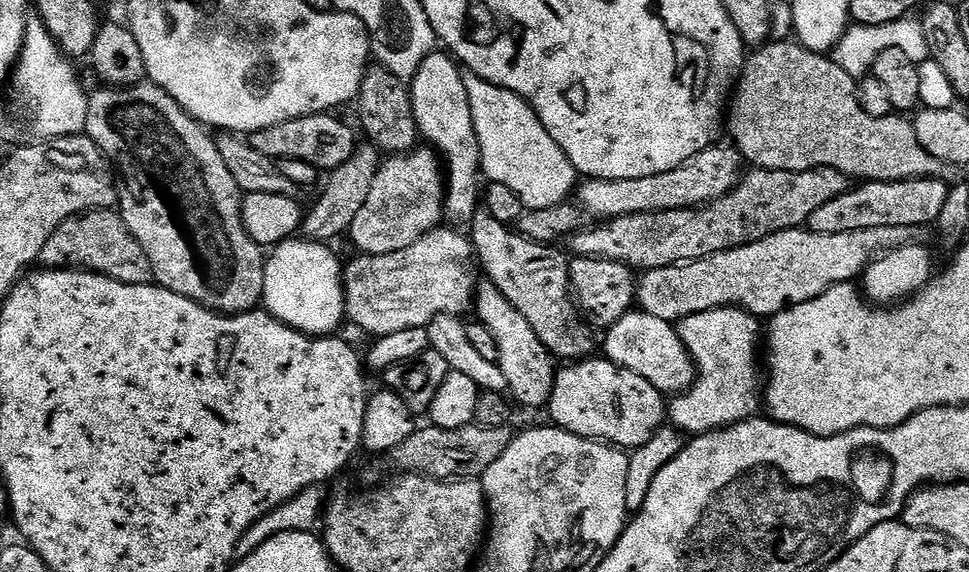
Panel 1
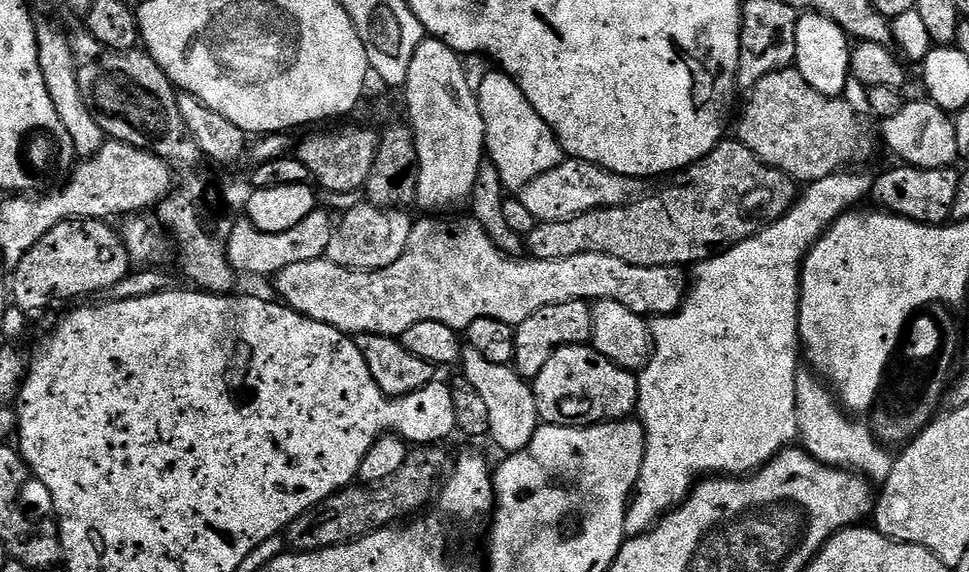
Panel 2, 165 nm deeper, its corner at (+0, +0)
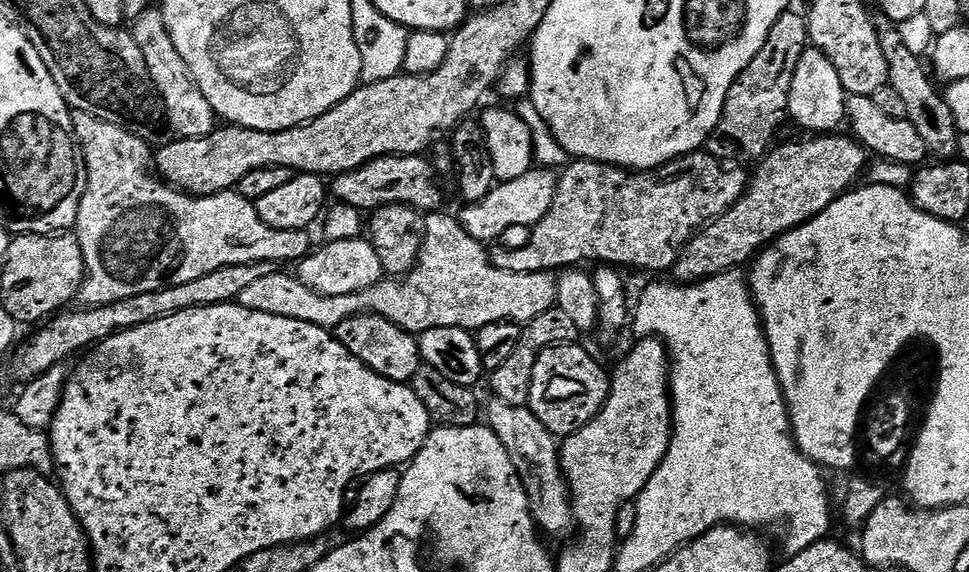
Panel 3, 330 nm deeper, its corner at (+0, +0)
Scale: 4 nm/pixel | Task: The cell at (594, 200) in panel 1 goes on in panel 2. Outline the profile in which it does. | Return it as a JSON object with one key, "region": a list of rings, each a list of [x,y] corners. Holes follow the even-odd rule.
{"region":[[[565,158],[558,166],[554,166],[554,170],[546,170],[546,174],[538,174],[534,182],[519,189],[518,198],[522,206],[526,206],[526,210],[530,210],[530,214],[534,214],[534,218],[539,223],[549,224],[593,212],[595,208],[613,208],[631,204],[632,201],[639,200],[645,195],[644,184],[643,179],[634,176],[614,174],[585,160]]]}

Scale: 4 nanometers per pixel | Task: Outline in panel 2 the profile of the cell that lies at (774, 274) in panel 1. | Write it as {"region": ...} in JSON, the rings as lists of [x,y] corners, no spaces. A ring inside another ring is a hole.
{"region":[[[424,218],[428,220],[417,219],[412,225],[412,233],[410,234],[410,242],[406,242],[406,250],[402,250],[402,258],[398,258],[398,262],[394,262],[388,268],[382,270],[374,270],[373,272],[354,272],[351,268],[343,268],[328,259],[315,260],[314,262],[298,262],[294,266],[286,266],[286,270],[282,270],[275,277],[274,283],[280,291],[279,299],[288,307],[301,312],[306,318],[310,318],[314,322],[322,322],[326,326],[334,326],[339,332],[346,332],[353,337],[365,336],[366,334],[382,334],[383,336],[394,336],[399,338],[406,330],[410,330],[410,326],[414,326],[414,322],[442,322],[446,326],[457,330],[467,330],[470,322],[474,322],[478,318],[498,318],[502,322],[513,326],[526,322],[526,318],[530,318],[530,314],[538,314],[538,310],[542,310],[542,306],[558,306],[558,302],[574,302],[575,300],[587,300],[595,302],[597,300],[609,300],[610,302],[622,302],[622,306],[626,306],[626,310],[634,310],[634,314],[645,318],[655,318],[658,316],[670,316],[677,312],[680,305],[684,302],[686,295],[686,276],[680,268],[663,268],[662,266],[634,266],[630,262],[622,262],[622,258],[610,258],[610,254],[594,254],[587,252],[586,254],[574,254],[574,258],[554,258],[553,260],[533,260],[531,258],[513,258],[507,256],[505,252],[500,252],[494,246],[494,242],[486,234],[486,230],[482,230],[482,226],[477,220],[465,218],[465,220],[444,220],[448,218]]]}

